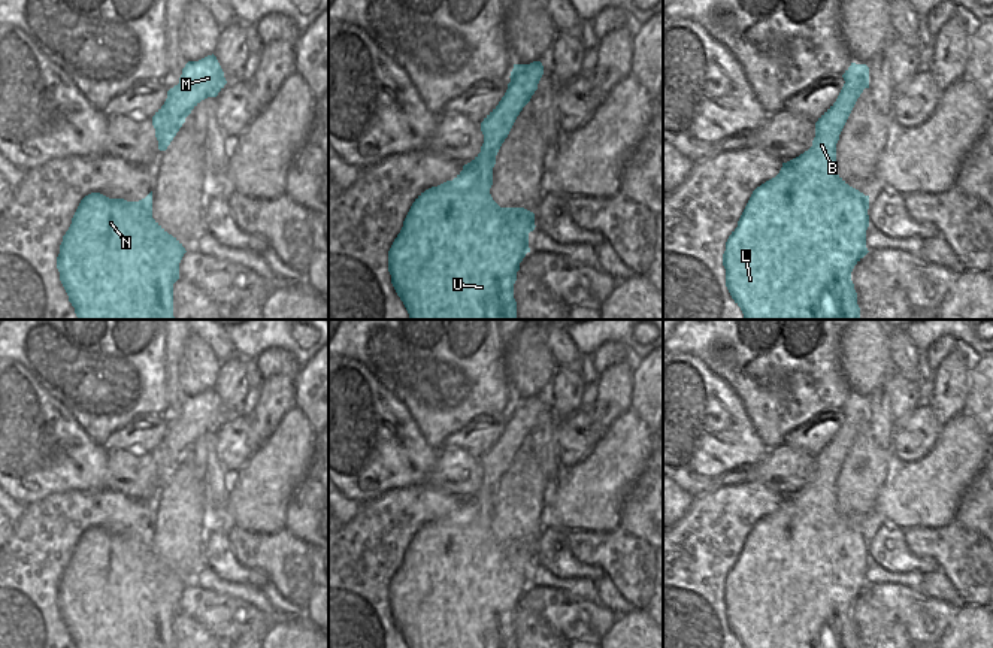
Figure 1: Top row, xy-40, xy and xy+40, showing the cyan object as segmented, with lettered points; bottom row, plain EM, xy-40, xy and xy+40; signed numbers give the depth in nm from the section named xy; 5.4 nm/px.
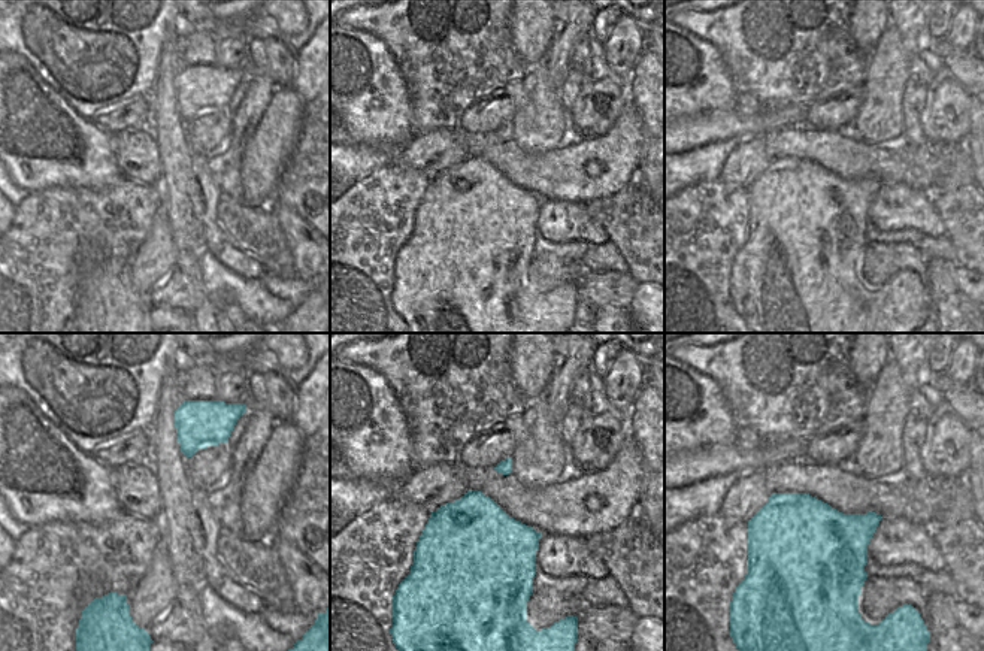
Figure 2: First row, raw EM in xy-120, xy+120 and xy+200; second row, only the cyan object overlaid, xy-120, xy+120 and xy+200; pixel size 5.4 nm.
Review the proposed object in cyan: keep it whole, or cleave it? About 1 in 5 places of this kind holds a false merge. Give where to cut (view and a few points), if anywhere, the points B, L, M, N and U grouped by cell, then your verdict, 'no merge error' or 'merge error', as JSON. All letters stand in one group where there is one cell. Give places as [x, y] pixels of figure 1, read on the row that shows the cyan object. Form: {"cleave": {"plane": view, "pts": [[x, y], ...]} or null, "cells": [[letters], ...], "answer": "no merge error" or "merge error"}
{"cleave": null, "cells": [["B", "L", "M", "N", "U"]], "answer": "no merge error"}

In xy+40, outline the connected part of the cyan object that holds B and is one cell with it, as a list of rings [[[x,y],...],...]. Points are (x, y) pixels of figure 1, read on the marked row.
[[[851,63],[842,78],[845,84],[836,102],[815,122],[812,146],[782,163],[775,178],[753,191],[738,227],[726,242],[723,254],[726,287],[741,308],[744,320],[860,320],[851,272],[869,252],[866,248],[869,196],[850,187],[836,173],[836,143],[857,99],[869,88],[869,67]]]

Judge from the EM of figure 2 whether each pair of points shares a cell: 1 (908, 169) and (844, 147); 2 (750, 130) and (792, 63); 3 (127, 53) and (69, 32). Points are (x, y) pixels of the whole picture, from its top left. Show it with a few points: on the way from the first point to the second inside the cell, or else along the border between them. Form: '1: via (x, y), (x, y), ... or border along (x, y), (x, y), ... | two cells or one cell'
1: via (892, 163), (860, 160) | one cell
2: border along (795, 106), (754, 115), (739, 115), (733, 111) | two cells
3: via (112, 51), (93, 33), (84, 32) | one cell

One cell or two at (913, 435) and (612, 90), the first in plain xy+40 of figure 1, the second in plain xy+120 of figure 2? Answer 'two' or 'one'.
one

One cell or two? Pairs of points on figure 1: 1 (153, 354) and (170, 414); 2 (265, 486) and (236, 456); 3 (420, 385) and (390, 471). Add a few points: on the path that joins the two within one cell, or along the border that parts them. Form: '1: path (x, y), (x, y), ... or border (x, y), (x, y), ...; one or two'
1: border (165, 366), (166, 409), (162, 414); two
2: border (257, 450), (233, 474); two
3: border (387, 388), (405, 406), (429, 445); two

